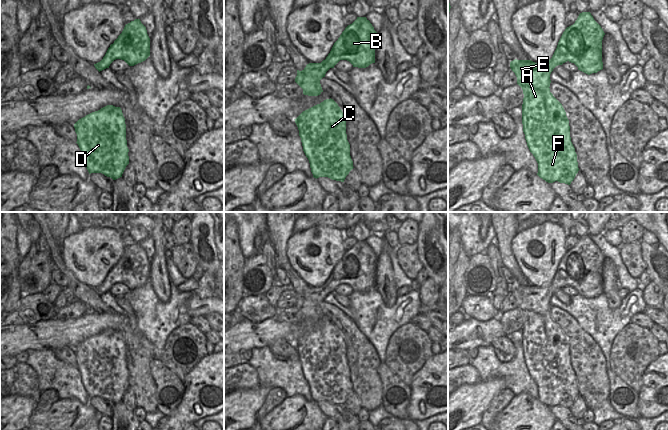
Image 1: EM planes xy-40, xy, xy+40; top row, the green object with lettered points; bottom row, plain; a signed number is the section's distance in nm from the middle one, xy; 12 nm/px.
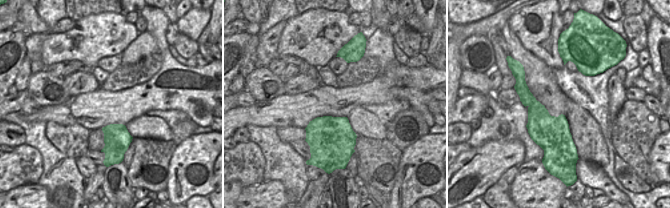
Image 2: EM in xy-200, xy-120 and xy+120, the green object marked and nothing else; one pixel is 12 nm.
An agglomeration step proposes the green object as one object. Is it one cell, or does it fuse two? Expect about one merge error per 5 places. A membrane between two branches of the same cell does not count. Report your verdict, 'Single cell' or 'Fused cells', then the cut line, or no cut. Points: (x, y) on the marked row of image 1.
Single cell. No split

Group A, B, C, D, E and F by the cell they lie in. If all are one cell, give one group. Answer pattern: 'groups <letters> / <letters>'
groups A B C D E F

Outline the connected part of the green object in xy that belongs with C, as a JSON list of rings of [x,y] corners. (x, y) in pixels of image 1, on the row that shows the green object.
[[[326,99],[303,111],[295,120],[299,130],[303,151],[309,160],[314,178],[328,177],[344,182],[354,168],[350,156],[350,144],[346,134],[346,120],[343,112],[333,99]]]

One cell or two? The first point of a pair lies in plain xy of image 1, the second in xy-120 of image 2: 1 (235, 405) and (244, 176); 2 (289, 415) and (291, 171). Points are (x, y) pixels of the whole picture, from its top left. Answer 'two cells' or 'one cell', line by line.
1: two cells
2: two cells

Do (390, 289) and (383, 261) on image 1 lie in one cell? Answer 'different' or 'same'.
same

